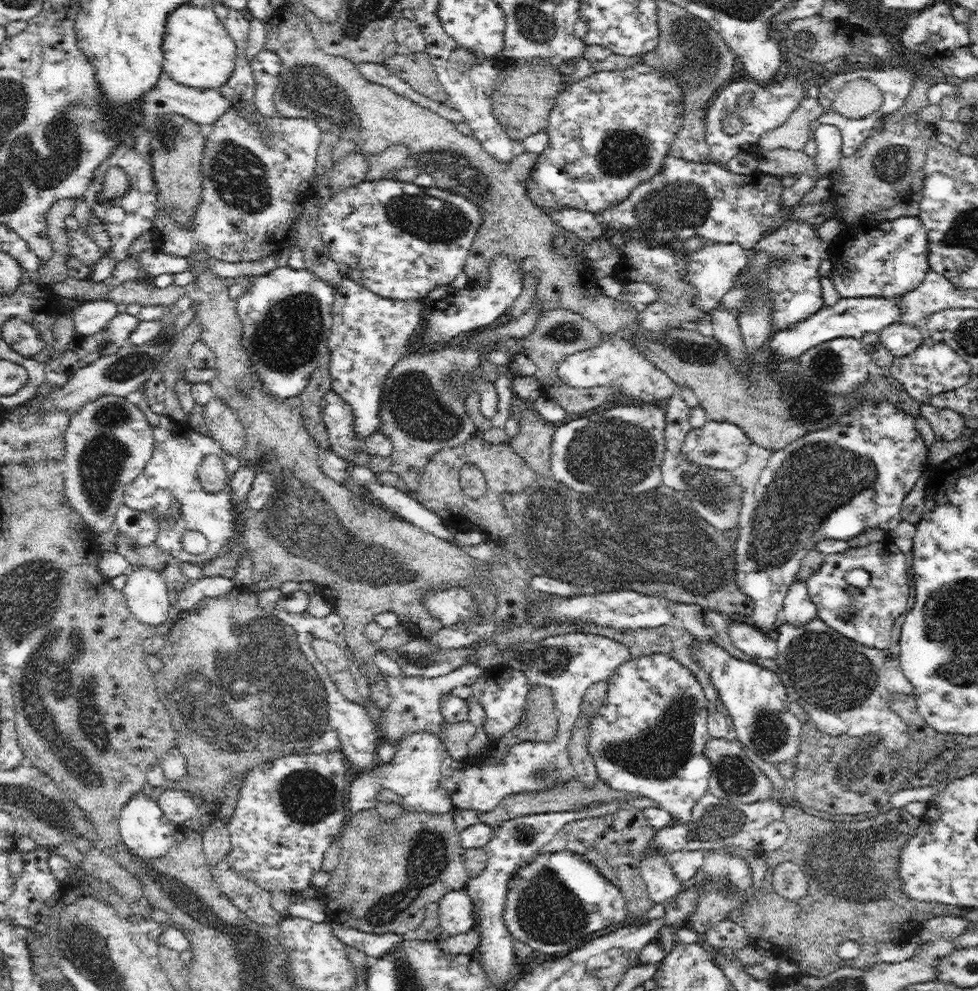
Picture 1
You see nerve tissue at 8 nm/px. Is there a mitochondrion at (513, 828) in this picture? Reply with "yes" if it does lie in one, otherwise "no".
no

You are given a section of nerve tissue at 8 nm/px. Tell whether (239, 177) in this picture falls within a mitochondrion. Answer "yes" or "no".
yes

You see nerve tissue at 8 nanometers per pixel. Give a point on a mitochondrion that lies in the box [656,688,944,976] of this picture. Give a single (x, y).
(856, 867)

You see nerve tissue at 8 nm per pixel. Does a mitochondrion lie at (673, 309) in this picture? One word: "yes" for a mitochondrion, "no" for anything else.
yes

